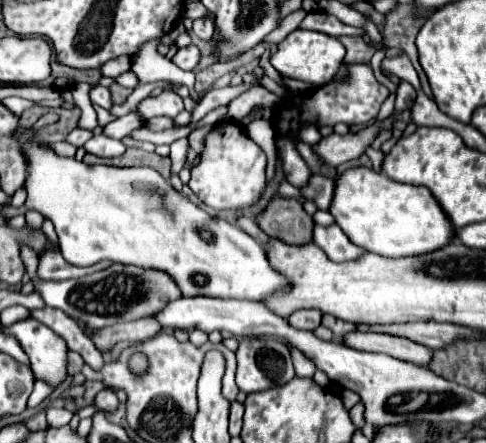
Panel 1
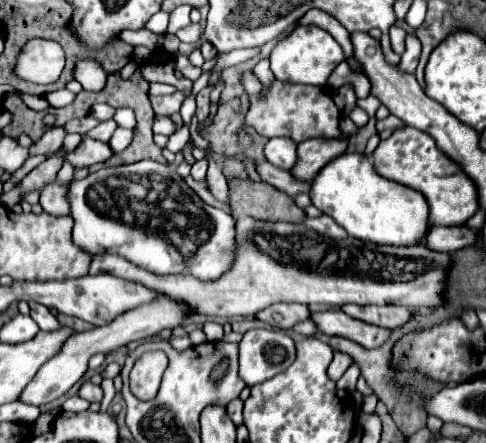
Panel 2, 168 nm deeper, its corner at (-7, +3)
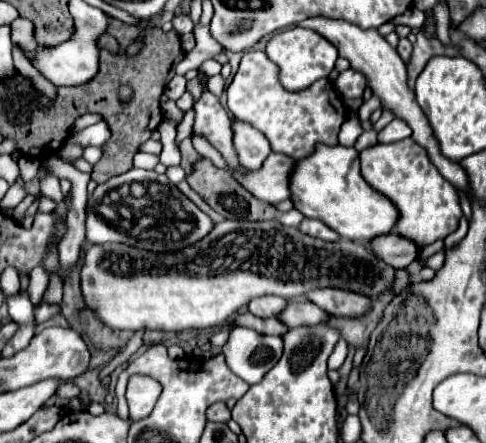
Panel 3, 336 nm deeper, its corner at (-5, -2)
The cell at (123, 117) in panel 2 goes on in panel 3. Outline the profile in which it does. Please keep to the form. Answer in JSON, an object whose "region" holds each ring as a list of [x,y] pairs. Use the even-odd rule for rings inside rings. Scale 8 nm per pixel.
{"region":[[[102,119],[102,121],[98,121],[96,125],[86,127],[84,131],[72,133],[70,141],[78,141],[78,143],[82,143],[84,147],[88,147],[88,145],[104,145],[110,137],[112,137],[112,129],[110,129],[110,125]]]}

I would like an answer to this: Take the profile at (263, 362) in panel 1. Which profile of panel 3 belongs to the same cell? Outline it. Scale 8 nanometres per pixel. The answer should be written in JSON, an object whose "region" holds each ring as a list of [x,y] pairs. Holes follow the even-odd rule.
{"region":[[[234,327],[222,353],[230,371],[248,385],[254,385],[280,361],[282,349],[282,337],[260,335],[248,327]]]}

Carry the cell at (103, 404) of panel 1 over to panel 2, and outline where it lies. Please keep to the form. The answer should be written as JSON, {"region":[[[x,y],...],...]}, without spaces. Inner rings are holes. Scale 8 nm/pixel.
{"region":[[[84,382],[78,390],[78,396],[88,400],[88,402],[100,402],[102,400],[102,388],[92,384],[92,382]]]}

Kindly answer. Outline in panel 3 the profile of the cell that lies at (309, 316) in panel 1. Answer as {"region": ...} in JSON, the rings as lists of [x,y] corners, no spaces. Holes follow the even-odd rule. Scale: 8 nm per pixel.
{"region":[[[268,295],[262,299],[254,299],[254,303],[250,303],[248,311],[260,319],[266,319],[266,317],[278,317],[286,309],[286,305],[288,305],[286,299],[278,299],[276,295]]]}

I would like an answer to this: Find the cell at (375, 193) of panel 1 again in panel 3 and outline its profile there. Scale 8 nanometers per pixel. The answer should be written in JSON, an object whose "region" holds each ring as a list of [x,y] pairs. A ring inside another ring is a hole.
{"region":[[[316,147],[314,155],[300,159],[292,175],[292,201],[304,217],[320,219],[340,237],[368,243],[380,235],[388,235],[396,229],[400,219],[396,205],[370,187],[360,175],[360,157],[354,147]]]}

